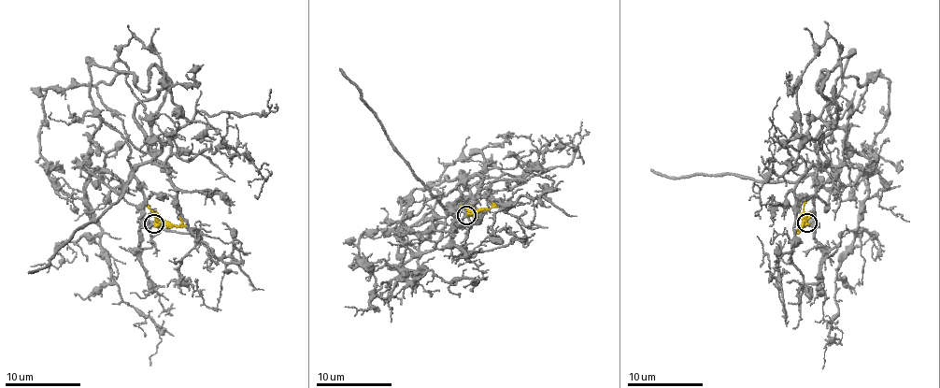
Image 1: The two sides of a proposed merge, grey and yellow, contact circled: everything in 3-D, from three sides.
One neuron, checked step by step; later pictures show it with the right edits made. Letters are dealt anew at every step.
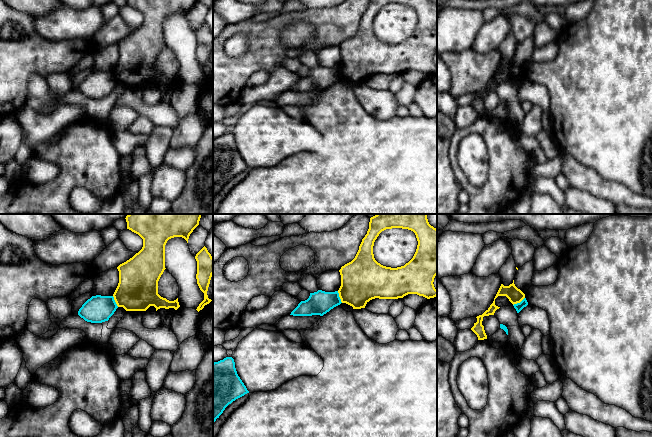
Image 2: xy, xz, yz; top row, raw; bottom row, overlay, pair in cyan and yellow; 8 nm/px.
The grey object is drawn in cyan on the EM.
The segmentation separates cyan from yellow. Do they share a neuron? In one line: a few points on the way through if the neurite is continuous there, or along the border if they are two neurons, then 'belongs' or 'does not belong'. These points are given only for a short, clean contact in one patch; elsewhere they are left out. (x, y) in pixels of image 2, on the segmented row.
along xz (337, 291), (342, 302) | does not belong

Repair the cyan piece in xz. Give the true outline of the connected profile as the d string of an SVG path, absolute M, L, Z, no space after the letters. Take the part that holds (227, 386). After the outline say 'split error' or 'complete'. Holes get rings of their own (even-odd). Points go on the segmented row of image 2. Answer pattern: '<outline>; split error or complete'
M232 357L213 363L213 424L225 408L249 393L240 379Z; complete

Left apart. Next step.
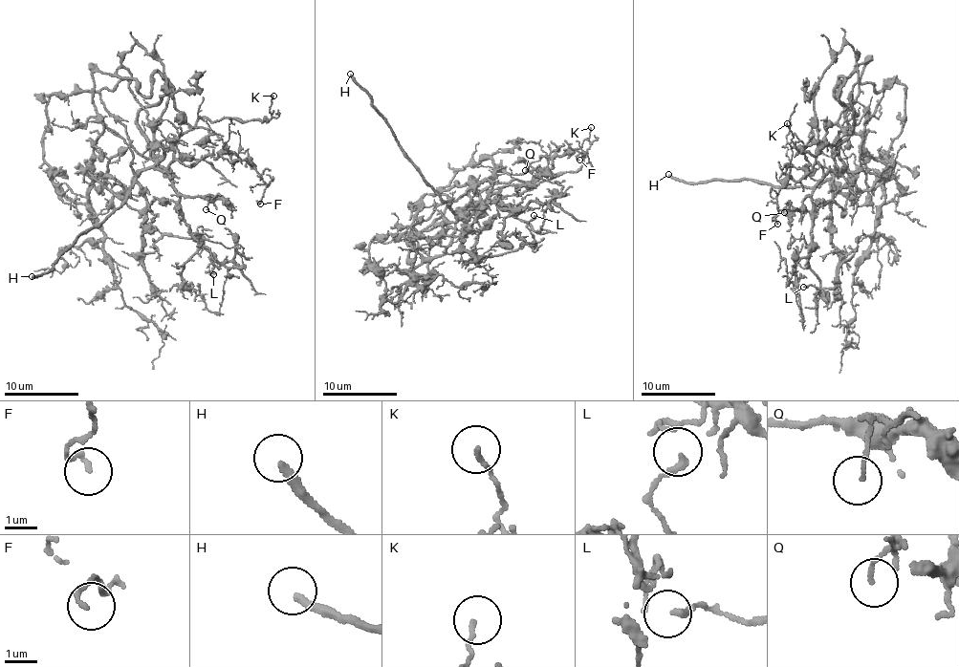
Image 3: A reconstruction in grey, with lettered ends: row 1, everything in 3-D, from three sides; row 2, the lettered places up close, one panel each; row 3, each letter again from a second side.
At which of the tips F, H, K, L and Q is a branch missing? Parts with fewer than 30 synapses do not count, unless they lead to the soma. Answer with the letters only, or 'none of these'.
H

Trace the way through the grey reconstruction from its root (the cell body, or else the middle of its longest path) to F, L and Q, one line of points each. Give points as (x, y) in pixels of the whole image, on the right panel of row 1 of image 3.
F: (860, 191), (849, 174), (825, 173), (816, 163), (812, 173), (788, 178), (772, 218), (777, 224)
L: (860, 191), (845, 211), (830, 204), (832, 246), (853, 256), (833, 287), (803, 287)
Q: (860, 191), (849, 195), (845, 211), (830, 201), (816, 204), (808, 197), (803, 207), (788, 205), (784, 212)

